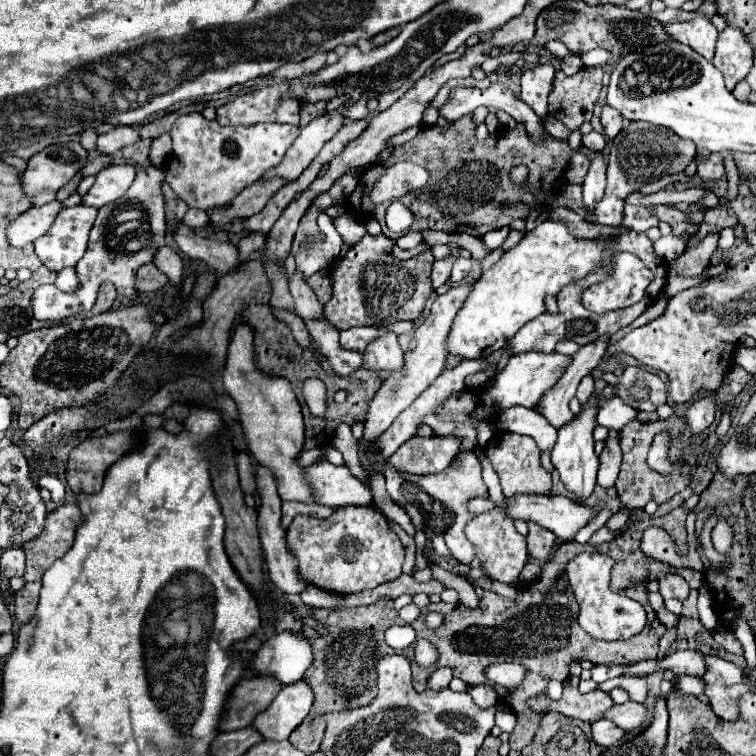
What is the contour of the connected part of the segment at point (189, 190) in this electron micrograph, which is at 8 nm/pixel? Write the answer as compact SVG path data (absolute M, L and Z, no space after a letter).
M200 113L182 115L172 125L172 157L168 161L166 181L188 207L212 209L228 203L238 191L258 181L268 169L278 167L286 149L300 135L298 125L256 123L250 127L222 127L218 121L208 121Z

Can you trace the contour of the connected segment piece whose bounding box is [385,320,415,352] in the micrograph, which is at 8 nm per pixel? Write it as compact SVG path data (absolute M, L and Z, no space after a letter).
M415 320L411 321L399 321L396 323L389 323L385 325L385 328L393 331L399 339L400 346L404 352L406 352L409 348L409 343L414 334L414 323Z

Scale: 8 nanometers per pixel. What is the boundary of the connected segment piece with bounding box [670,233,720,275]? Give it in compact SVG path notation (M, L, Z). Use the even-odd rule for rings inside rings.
M708 233L698 245L688 247L680 259L670 263L670 275L700 275L710 263L710 257L718 245L718 233Z

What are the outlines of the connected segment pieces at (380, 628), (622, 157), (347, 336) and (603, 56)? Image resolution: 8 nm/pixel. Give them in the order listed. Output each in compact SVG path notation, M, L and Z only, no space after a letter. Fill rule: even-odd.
M388 599L372 603L368 607L354 607L354 609L314 609L314 615L318 621L322 621L330 633L322 635L320 639L312 641L314 647L314 663L306 671L304 681L314 689L316 701L310 711L310 719L300 725L292 735L290 743L304 751L306 755L312 755L320 749L326 721L324 715L332 711L340 711L346 707L364 707L368 705L374 695L374 667L380 655L384 653L394 653L384 643L384 631L386 627L382 625L382 603L388 603ZM324 613L328 613L324 617Z
M632 121L626 123L624 129L618 133L618 137L612 139L612 151L610 151L610 163L608 163L608 185L602 201L588 211L586 205L576 203L564 195L558 195L558 203L548 205L548 209L554 207L566 207L574 213L578 213L582 219L600 223L600 225L610 225L610 227L620 227L622 225L622 213L624 213L624 199L626 195L634 193L642 185L650 181L658 181L666 175L676 175L682 173L688 163L696 157L696 149L692 141L682 141L680 137L674 137L670 129L662 129L656 125L646 125L642 121Z
M352 327L346 331L340 331L340 345L344 349L354 349L358 353L364 353L366 345L374 339L374 337L382 337L384 329L378 327Z
M594 49L581 56L586 67L601 67L606 65L610 59L610 54L604 49Z

